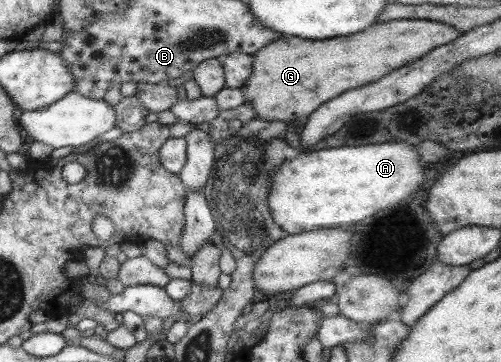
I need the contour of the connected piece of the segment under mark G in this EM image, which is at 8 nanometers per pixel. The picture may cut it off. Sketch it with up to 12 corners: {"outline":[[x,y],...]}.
{"outline":[[377,21],[251,55],[240,91],[265,121],[308,117],[457,39],[439,21]]}

